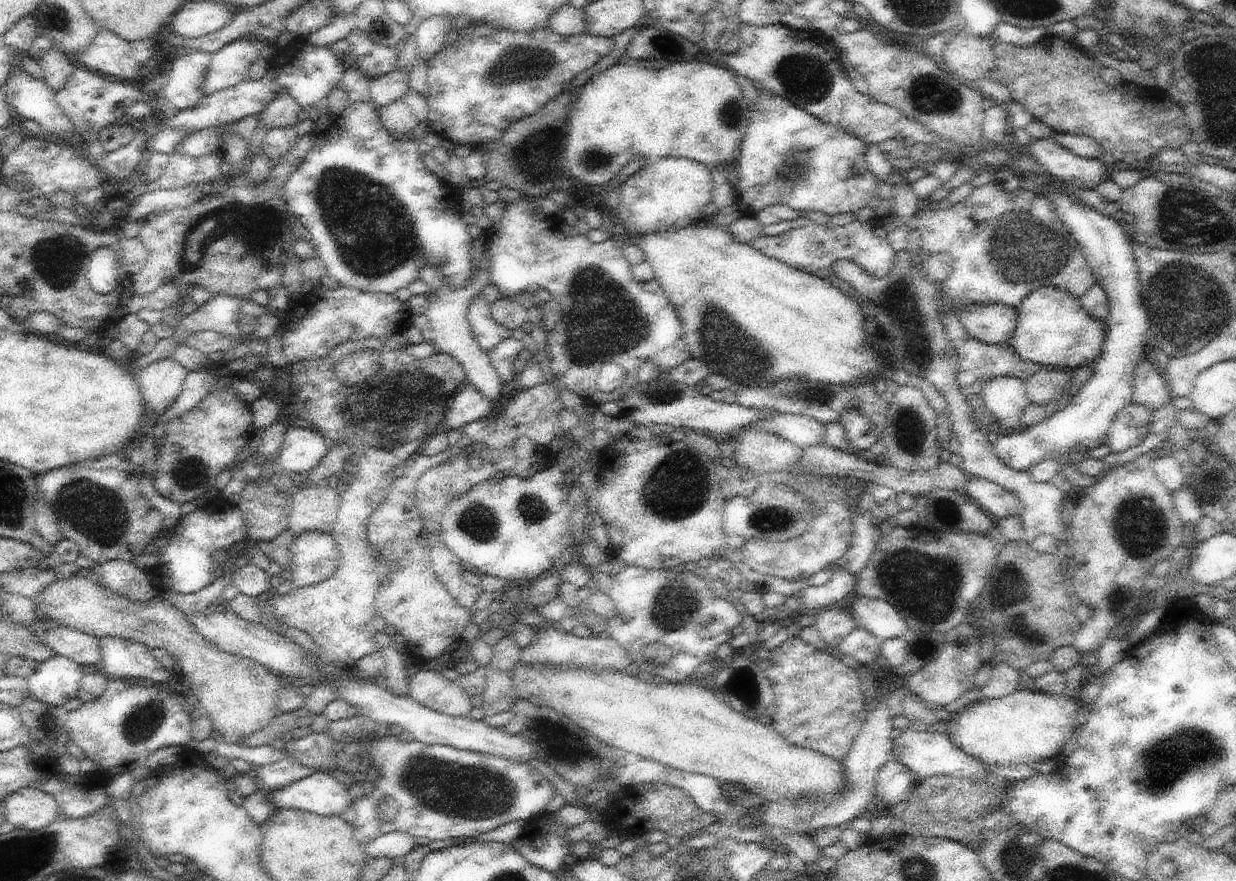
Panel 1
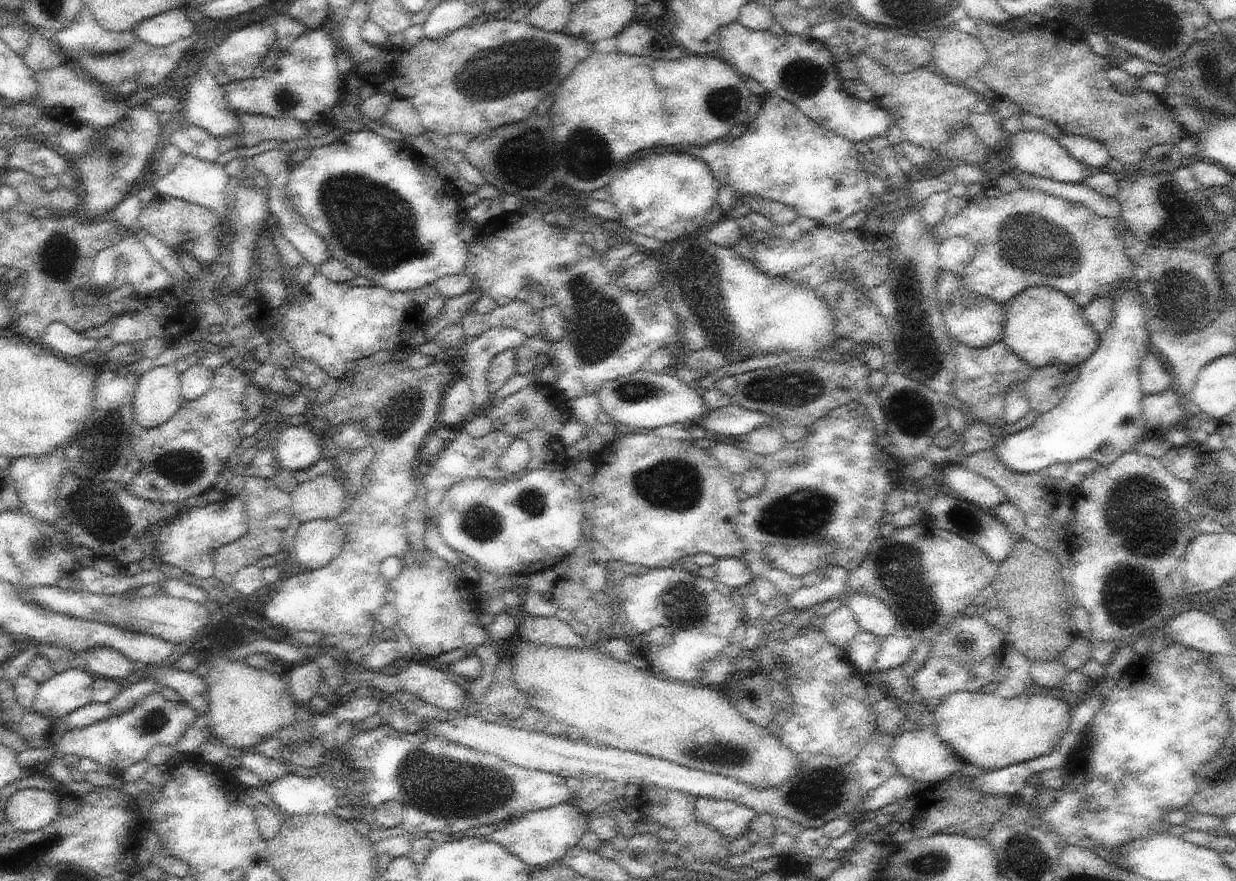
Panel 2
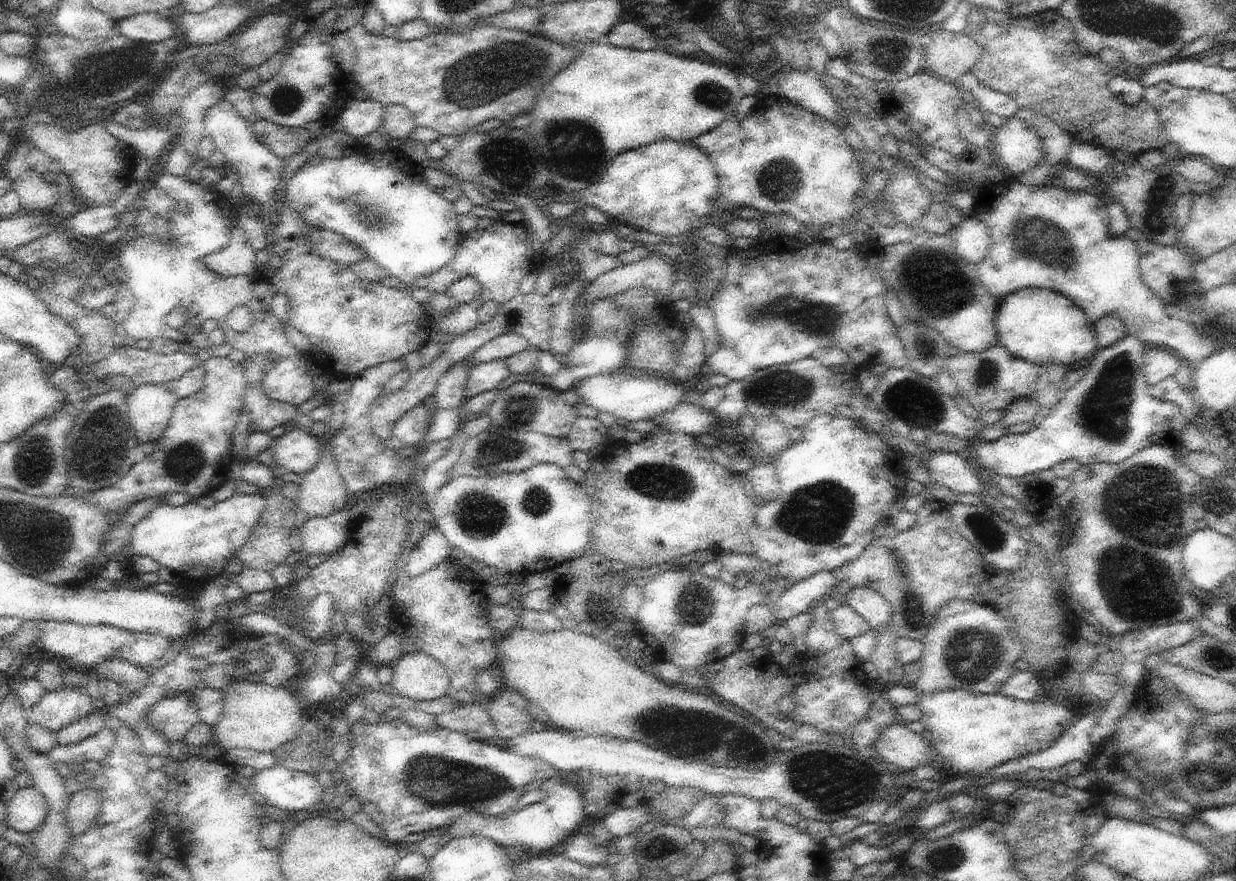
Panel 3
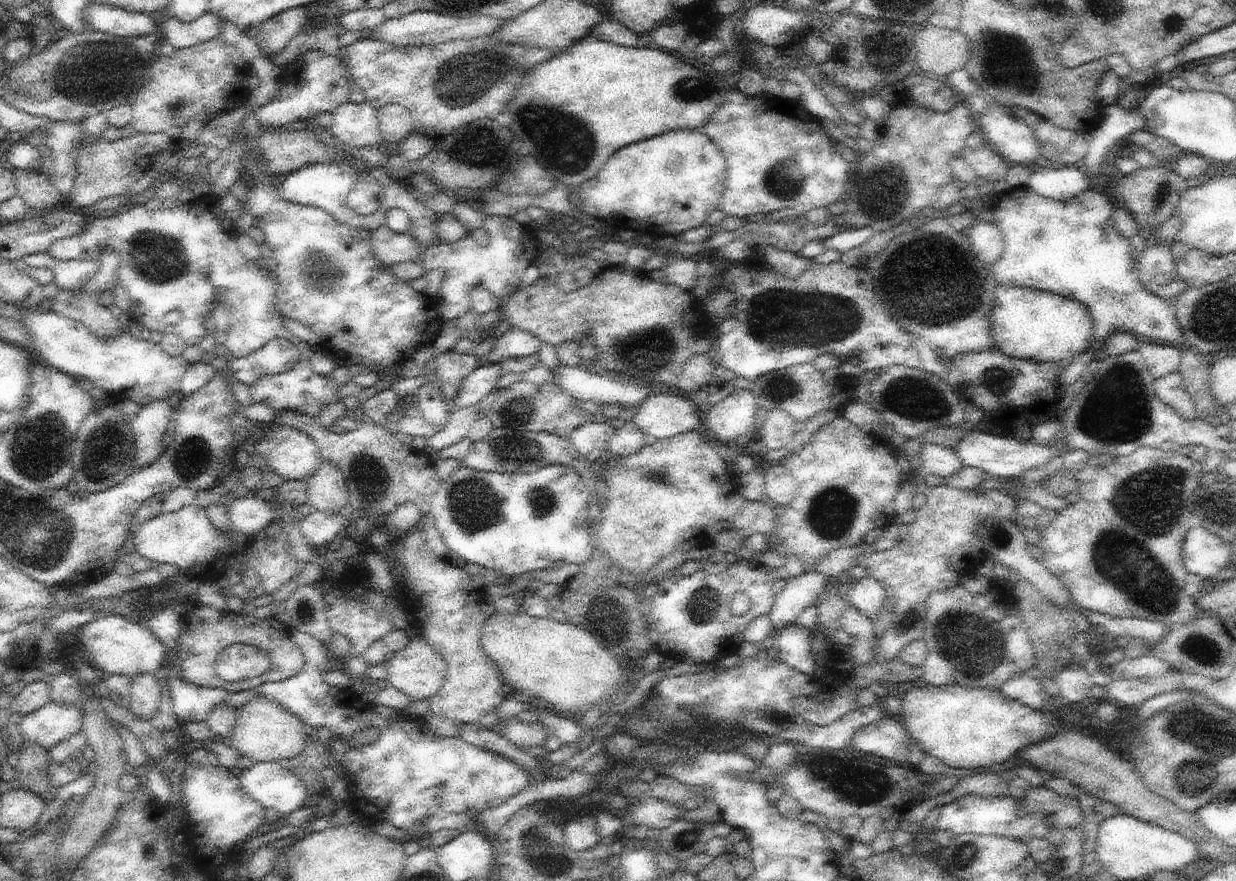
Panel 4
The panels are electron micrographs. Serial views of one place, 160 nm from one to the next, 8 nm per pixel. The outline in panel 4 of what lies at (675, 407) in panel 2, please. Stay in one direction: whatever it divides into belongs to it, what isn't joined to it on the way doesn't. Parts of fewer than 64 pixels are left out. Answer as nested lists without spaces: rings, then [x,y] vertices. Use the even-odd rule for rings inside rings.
[[[560,363],[548,370],[554,384],[573,396],[578,403],[592,401],[602,406],[624,405],[630,413],[648,395],[652,395],[649,387],[638,384],[630,386],[621,379],[614,381],[603,373],[593,373],[582,366],[571,367]]]

